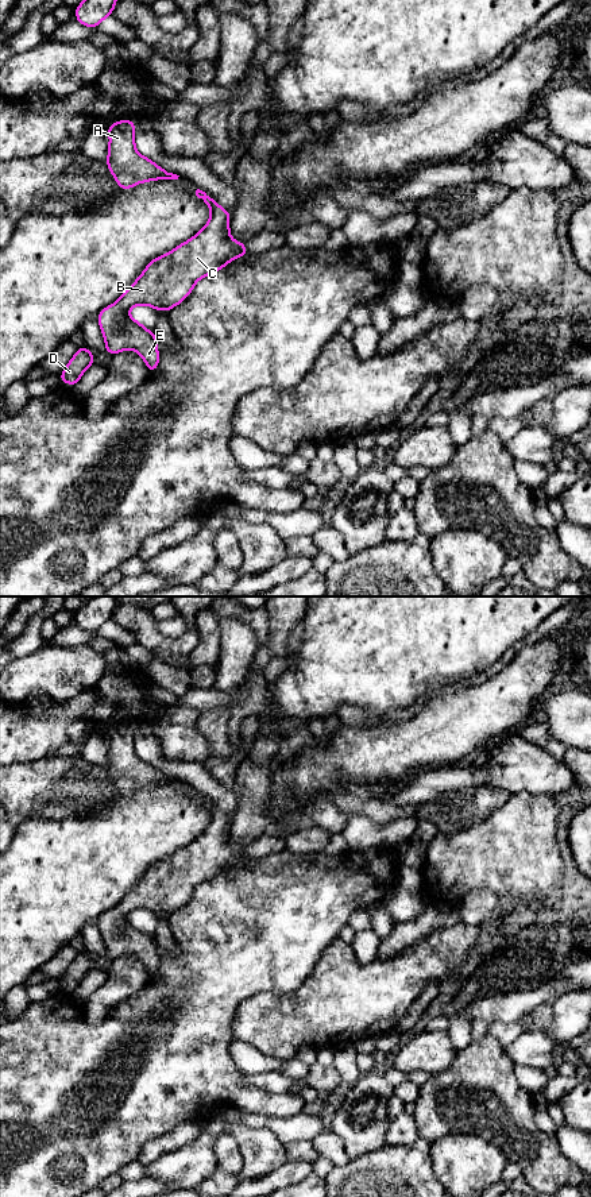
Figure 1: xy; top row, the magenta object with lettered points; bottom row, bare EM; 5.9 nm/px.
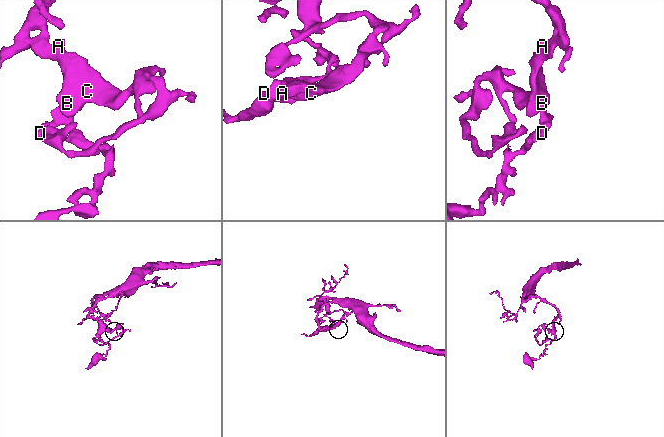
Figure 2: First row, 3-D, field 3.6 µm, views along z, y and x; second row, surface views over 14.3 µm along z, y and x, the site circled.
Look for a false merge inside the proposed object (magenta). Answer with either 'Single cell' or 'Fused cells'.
Single cell

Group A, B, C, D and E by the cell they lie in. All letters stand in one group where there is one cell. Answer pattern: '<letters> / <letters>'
A B C D E

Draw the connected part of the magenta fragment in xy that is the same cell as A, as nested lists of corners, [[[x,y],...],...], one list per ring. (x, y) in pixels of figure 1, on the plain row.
[[[120,725],[107,731],[109,752],[105,767],[119,794],[128,795],[136,788],[154,784],[178,784],[179,780],[167,777],[135,754],[135,727]]]

